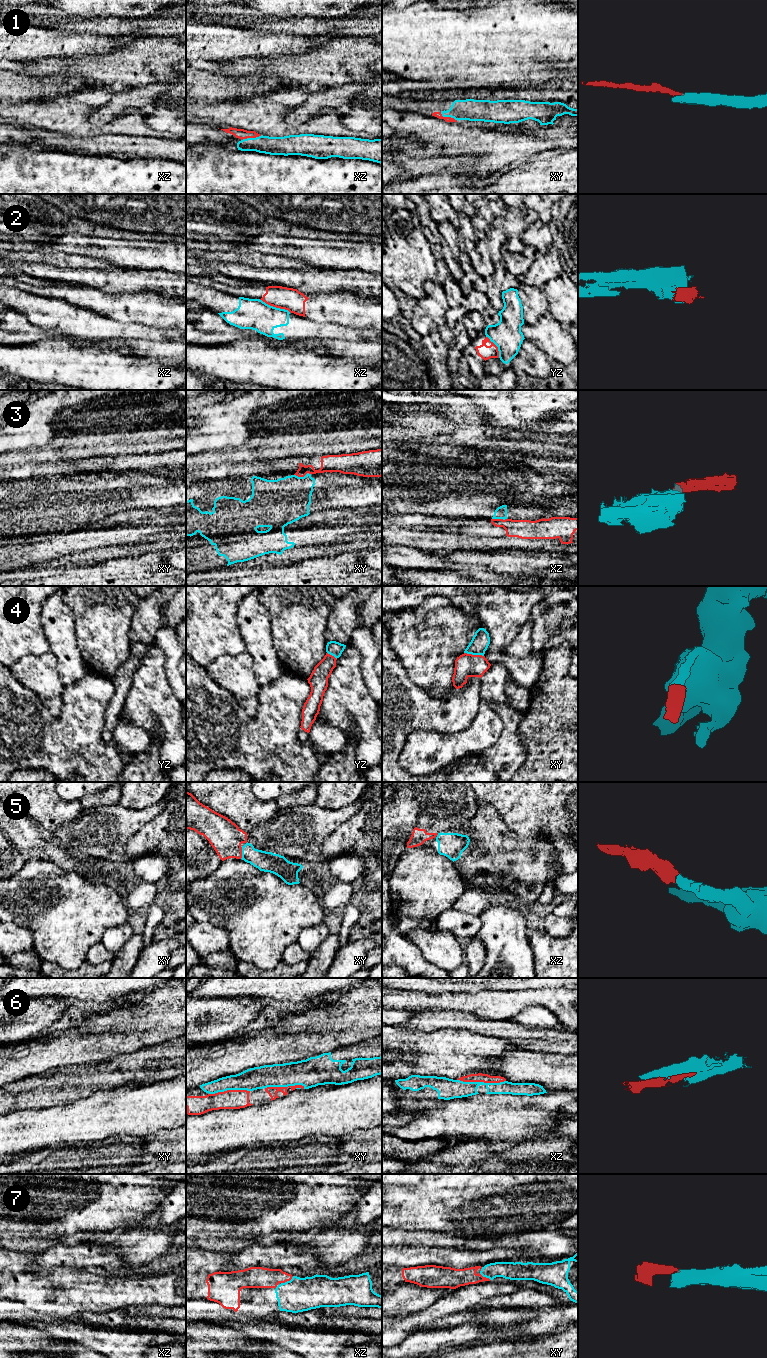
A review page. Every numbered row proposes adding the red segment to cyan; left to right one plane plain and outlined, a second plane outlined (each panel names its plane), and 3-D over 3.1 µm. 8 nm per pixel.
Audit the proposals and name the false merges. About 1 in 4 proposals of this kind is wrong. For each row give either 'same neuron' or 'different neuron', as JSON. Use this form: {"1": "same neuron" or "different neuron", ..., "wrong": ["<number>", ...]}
{"1": "same neuron", "2": "different neuron", "3": "different neuron", "4": "same neuron", "5": "same neuron", "6": "same neuron", "7": "same neuron", "wrong": ["2", "3"]}

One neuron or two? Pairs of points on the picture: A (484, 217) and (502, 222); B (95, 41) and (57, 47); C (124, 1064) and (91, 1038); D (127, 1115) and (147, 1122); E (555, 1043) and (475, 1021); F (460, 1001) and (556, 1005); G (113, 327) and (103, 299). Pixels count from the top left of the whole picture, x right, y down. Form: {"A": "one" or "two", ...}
{"A": "two", "B": "one", "C": "two", "D": "one", "E": "one", "F": "one", "G": "two"}

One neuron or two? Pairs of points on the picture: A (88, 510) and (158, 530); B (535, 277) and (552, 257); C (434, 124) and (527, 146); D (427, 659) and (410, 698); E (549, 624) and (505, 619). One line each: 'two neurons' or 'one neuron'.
A: two neurons
B: one neuron
C: one neuron
D: two neurons
E: two neurons

